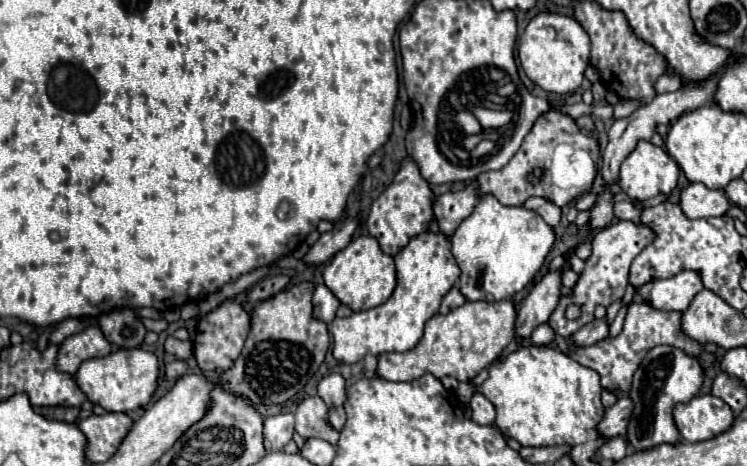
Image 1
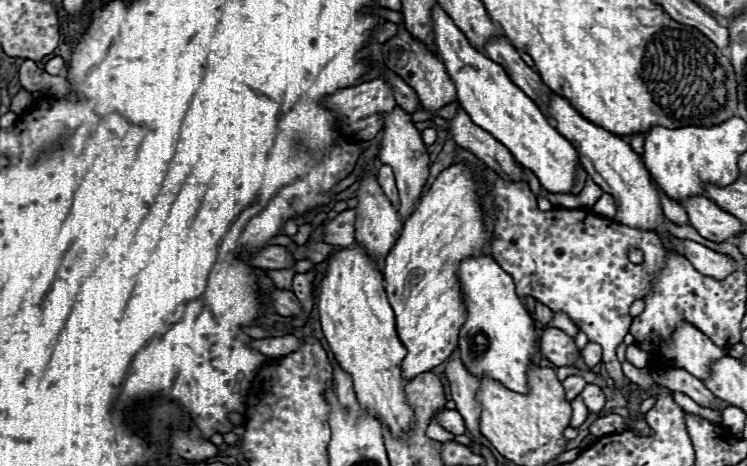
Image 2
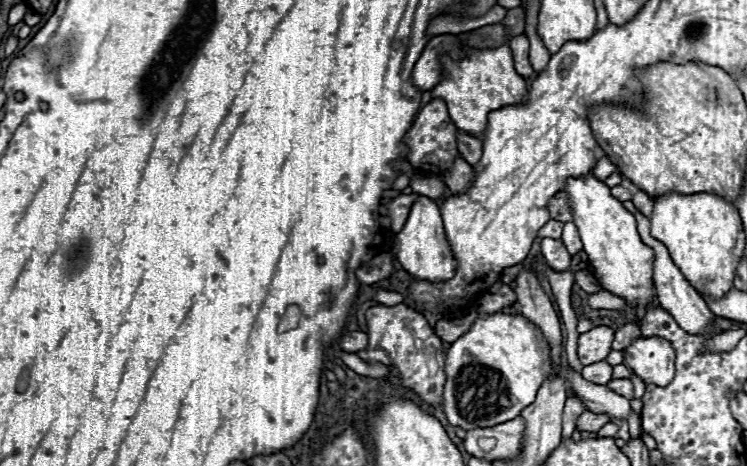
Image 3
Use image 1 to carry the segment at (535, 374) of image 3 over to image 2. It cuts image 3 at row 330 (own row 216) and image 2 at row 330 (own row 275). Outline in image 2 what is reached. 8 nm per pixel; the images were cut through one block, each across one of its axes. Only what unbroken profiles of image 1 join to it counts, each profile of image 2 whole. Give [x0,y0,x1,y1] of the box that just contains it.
[458,256,538,394]

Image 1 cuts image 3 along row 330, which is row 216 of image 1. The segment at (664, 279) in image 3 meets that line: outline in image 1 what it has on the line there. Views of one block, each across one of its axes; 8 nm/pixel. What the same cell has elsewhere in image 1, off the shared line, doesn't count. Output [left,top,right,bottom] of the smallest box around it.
[680,182,730,220]

